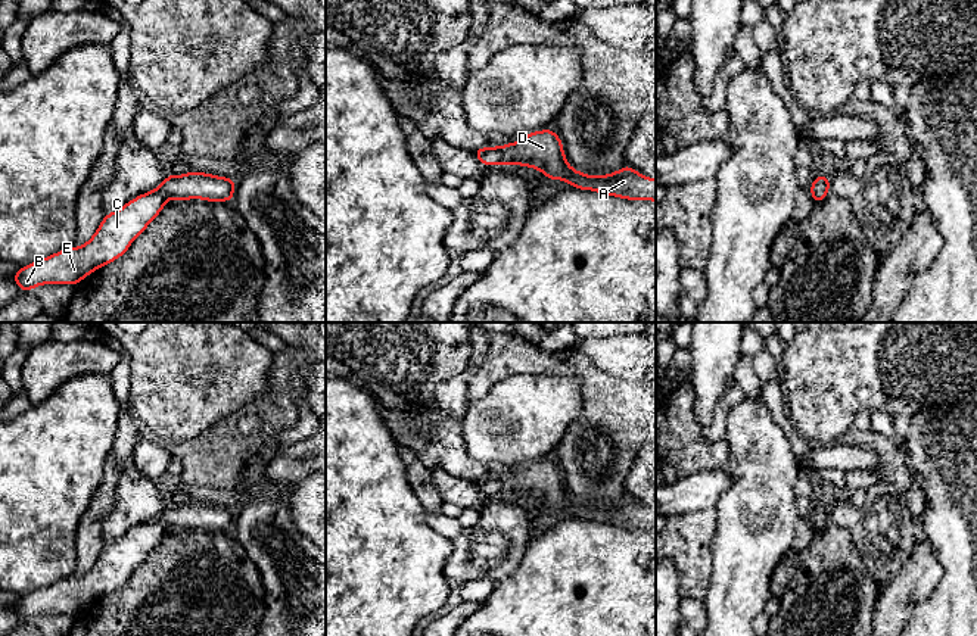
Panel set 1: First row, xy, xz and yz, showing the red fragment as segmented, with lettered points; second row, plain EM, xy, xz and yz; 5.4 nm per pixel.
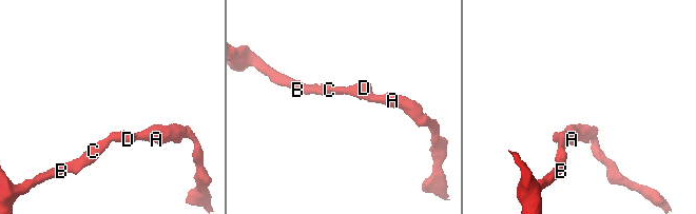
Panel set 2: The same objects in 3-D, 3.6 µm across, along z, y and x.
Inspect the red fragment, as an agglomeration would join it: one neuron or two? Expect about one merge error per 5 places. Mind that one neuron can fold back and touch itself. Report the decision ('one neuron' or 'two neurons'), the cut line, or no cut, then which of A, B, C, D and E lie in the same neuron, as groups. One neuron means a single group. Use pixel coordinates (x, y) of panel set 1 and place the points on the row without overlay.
one neuron | no cut | A B C D E

